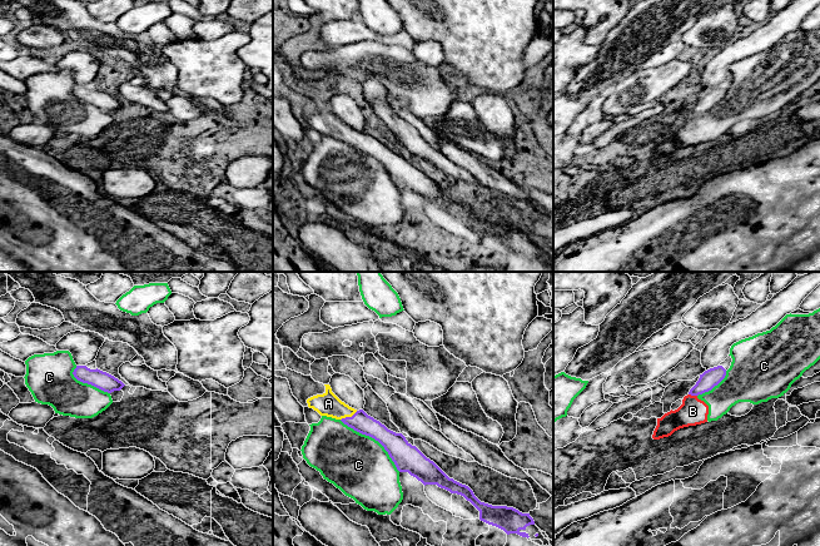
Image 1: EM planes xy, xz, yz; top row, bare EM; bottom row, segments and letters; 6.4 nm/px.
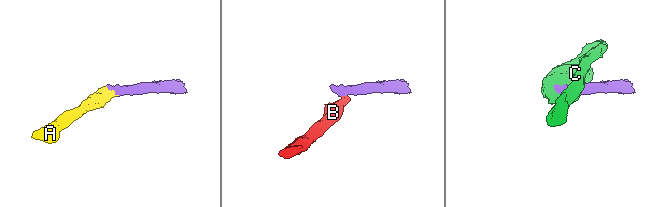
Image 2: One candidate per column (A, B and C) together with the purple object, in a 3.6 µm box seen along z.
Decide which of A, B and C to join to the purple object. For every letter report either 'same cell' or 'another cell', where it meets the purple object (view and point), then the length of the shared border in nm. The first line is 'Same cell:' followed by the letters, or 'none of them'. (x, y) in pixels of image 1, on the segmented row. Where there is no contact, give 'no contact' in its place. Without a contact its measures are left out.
Same cell: A
A: same cell | xz (348, 417) | 130 nm
B: another cell | yz (692, 395) | 60 nm
C: another cell | xz (373, 437) | 500 nm

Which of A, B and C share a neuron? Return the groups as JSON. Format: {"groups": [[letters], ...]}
{"groups": [["A"], ["B", "C"]]}

